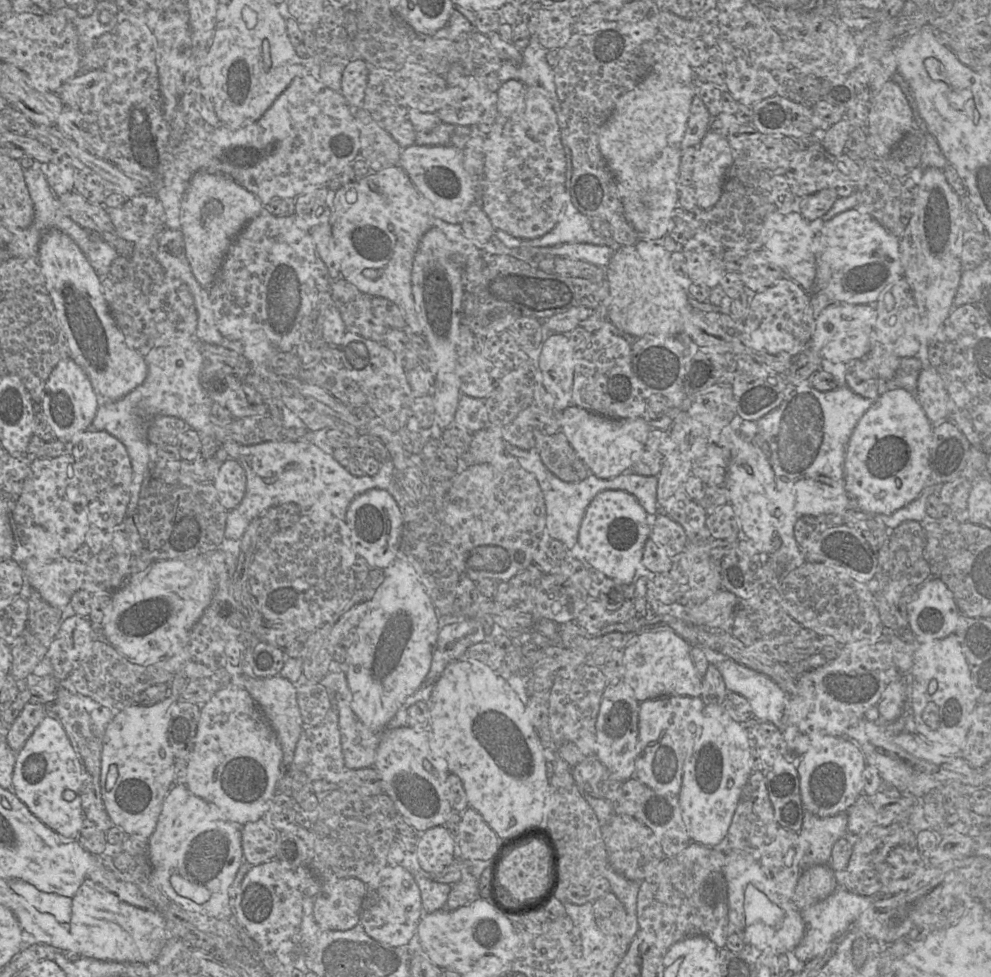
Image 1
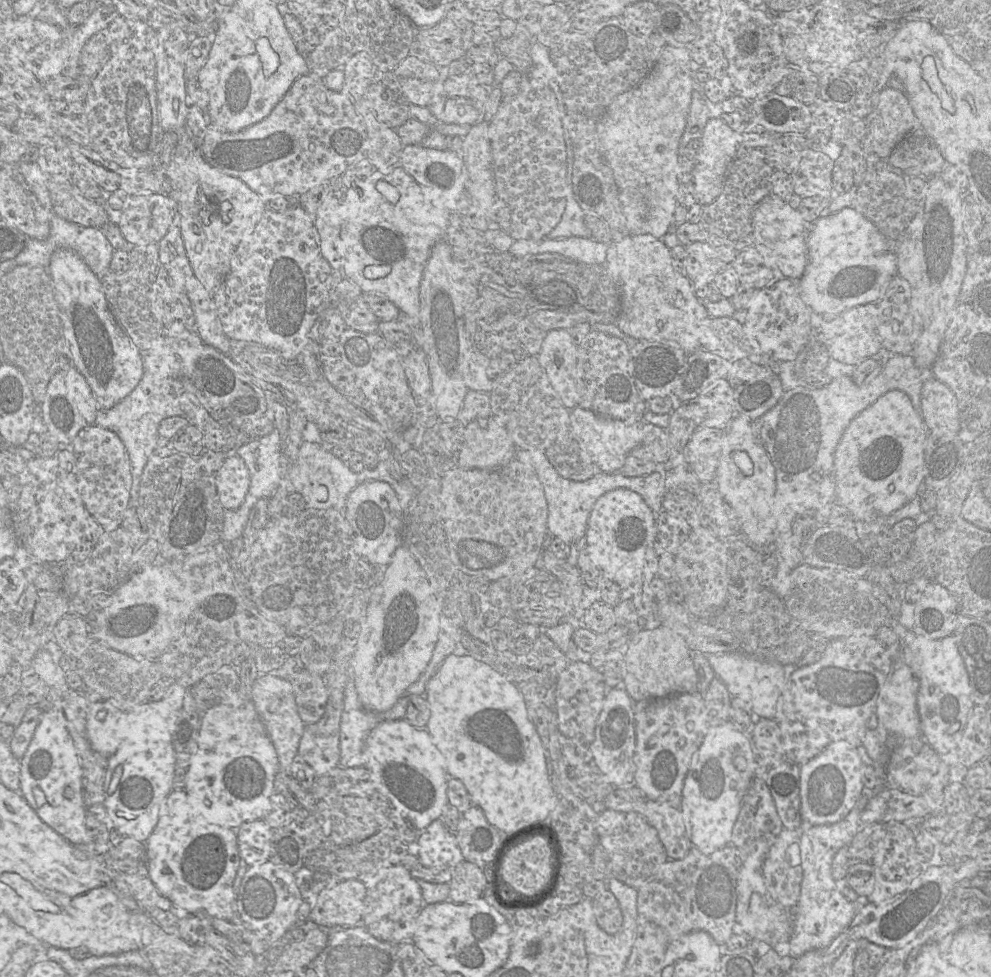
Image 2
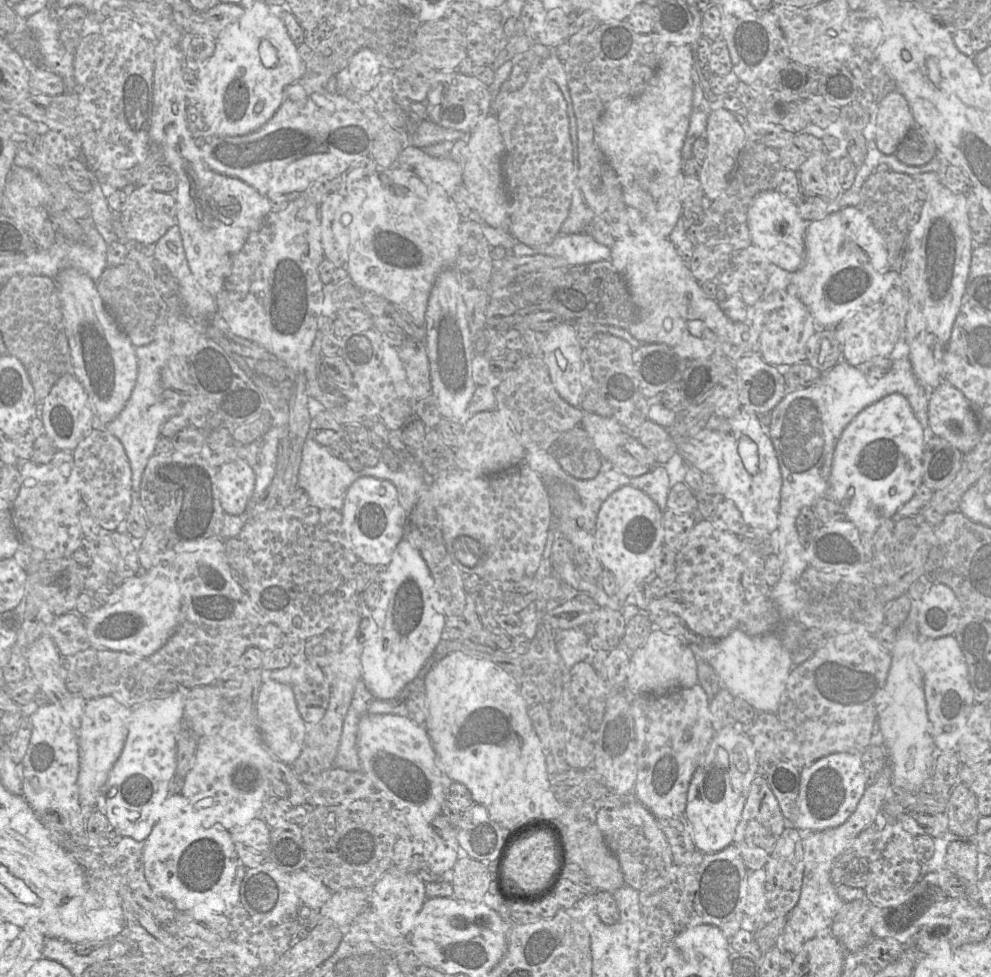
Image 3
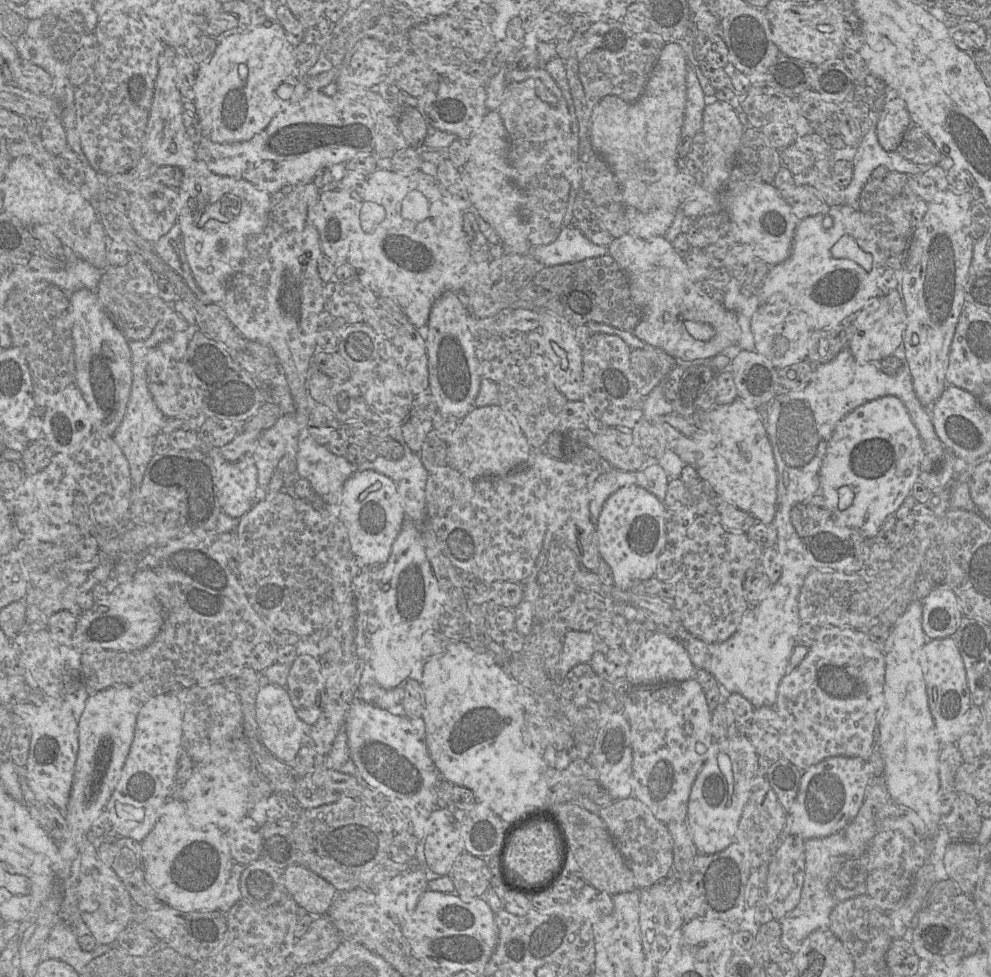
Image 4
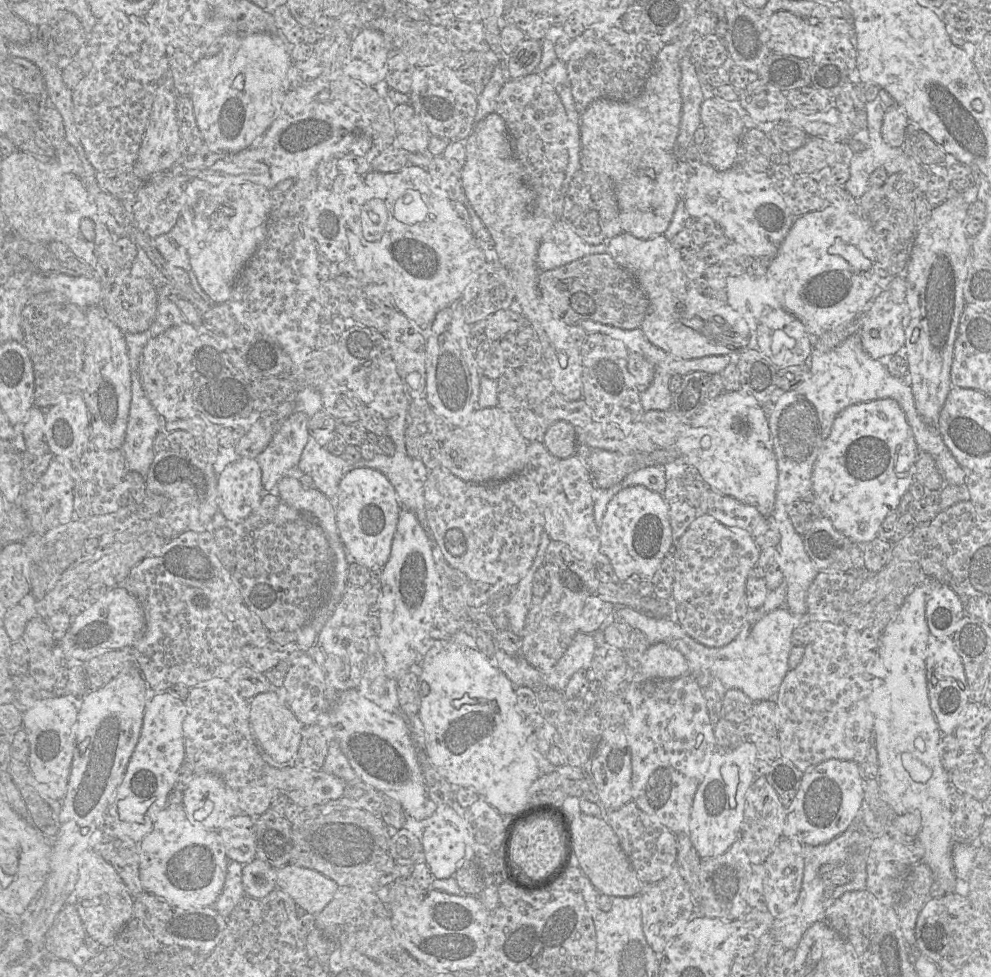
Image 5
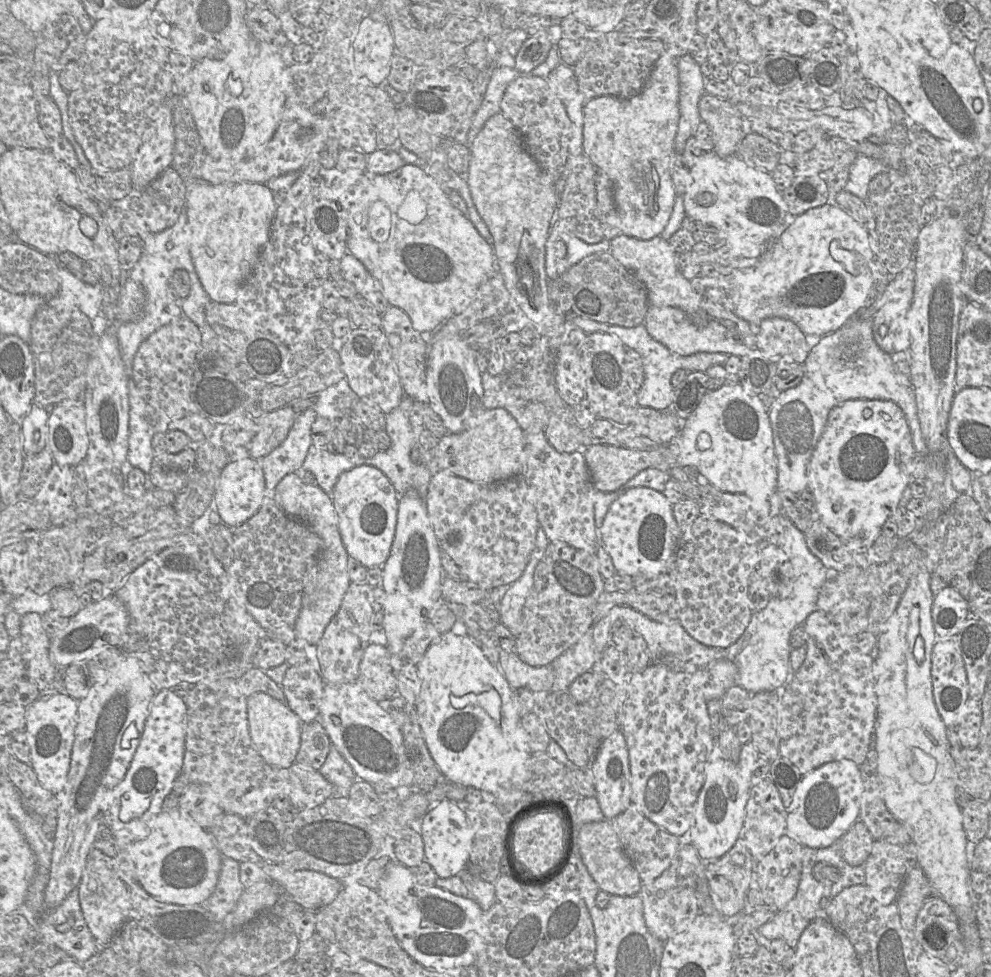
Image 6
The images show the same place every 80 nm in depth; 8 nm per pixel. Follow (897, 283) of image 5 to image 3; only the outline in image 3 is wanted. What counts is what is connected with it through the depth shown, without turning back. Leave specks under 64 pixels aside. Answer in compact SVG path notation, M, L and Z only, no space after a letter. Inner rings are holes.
M881 302L870 304L834 327L842 344L842 359L852 366L870 362L875 357L889 357L897 341L890 340L882 327Z

